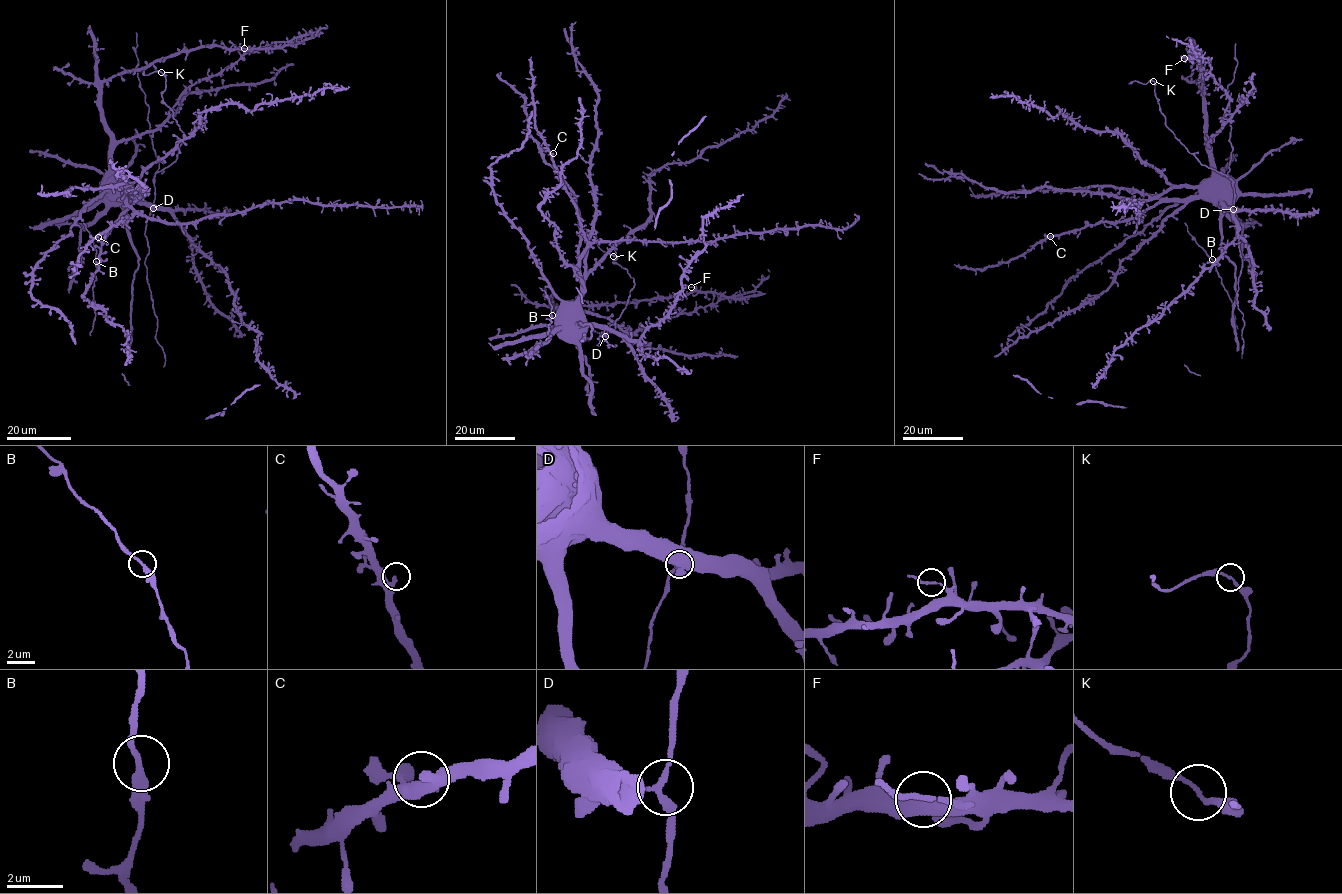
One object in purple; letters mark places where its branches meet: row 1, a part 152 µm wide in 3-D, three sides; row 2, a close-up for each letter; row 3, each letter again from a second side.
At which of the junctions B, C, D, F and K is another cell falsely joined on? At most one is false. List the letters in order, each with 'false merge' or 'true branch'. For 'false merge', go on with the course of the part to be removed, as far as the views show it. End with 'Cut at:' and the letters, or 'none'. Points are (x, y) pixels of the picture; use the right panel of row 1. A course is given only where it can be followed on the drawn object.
B: true branch
C: true branch
D: true branch
F: true branch
K: true branch
Cut at: none

